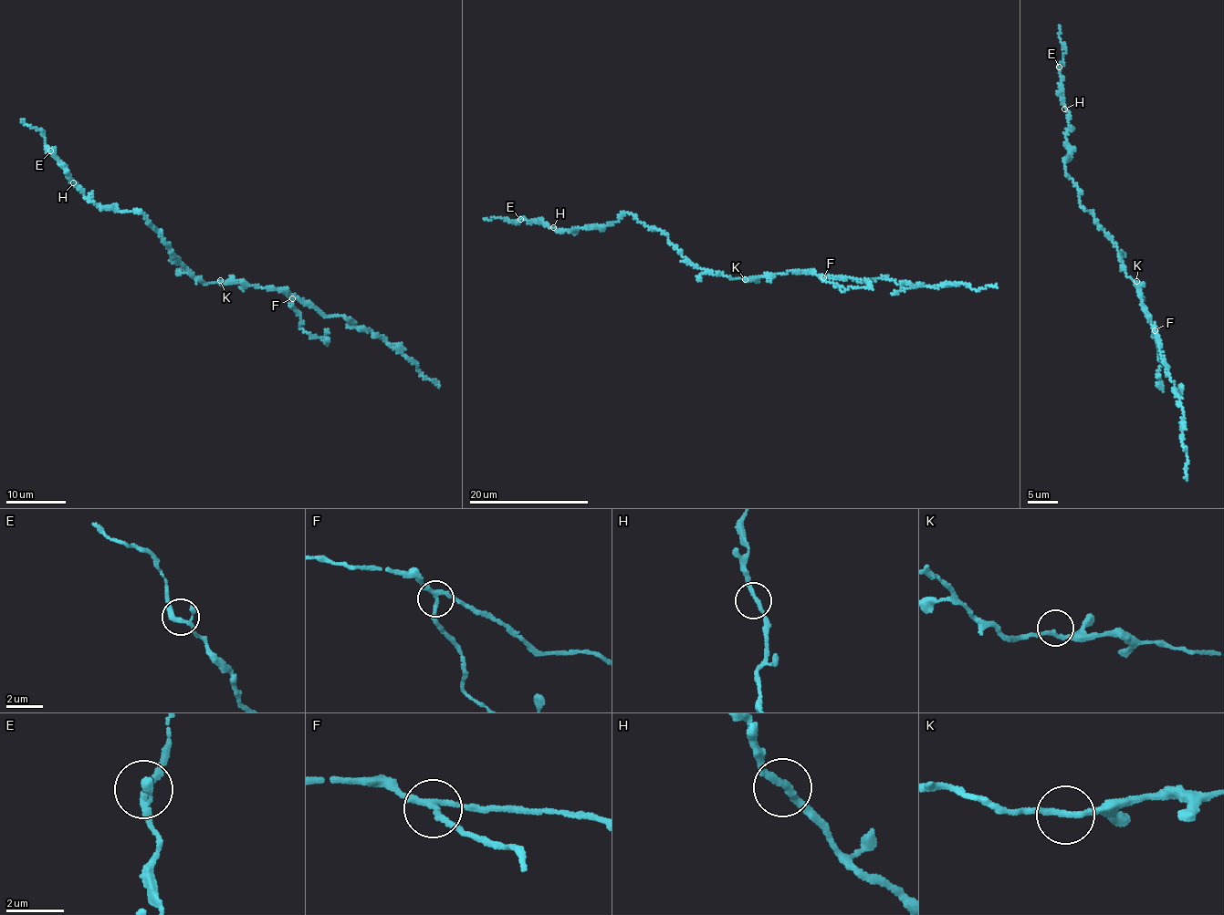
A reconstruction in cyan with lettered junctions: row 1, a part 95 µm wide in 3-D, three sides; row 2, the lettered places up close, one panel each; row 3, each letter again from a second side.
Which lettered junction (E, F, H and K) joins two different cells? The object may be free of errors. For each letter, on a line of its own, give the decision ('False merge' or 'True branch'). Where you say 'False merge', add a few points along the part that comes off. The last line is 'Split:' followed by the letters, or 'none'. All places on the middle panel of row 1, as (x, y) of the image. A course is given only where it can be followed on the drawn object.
E: True branch
F: False merge. Course of the part to remove: (822, 278), (841, 286), (843, 291), (865, 286), (867, 284), (863, 280)
H: True branch
K: True branch
Split: F

